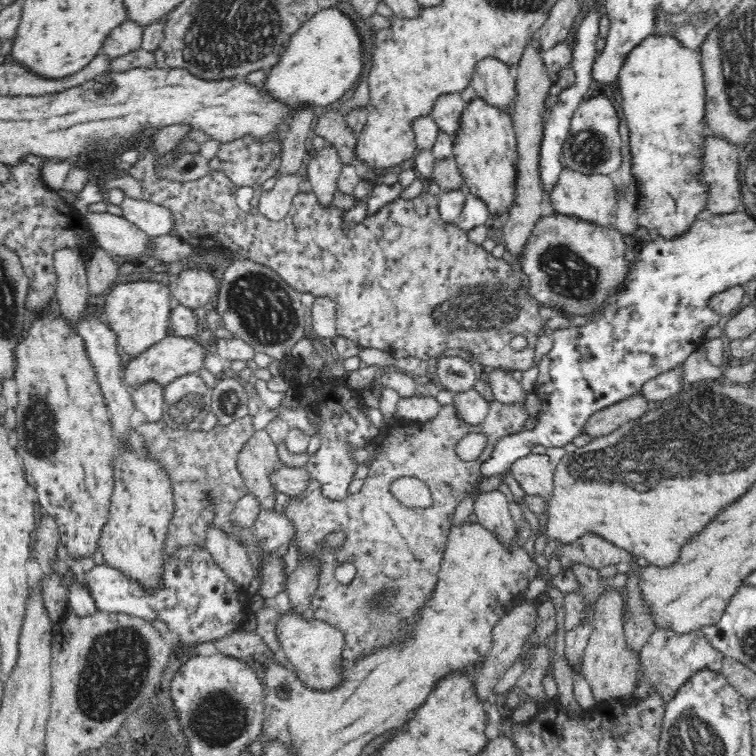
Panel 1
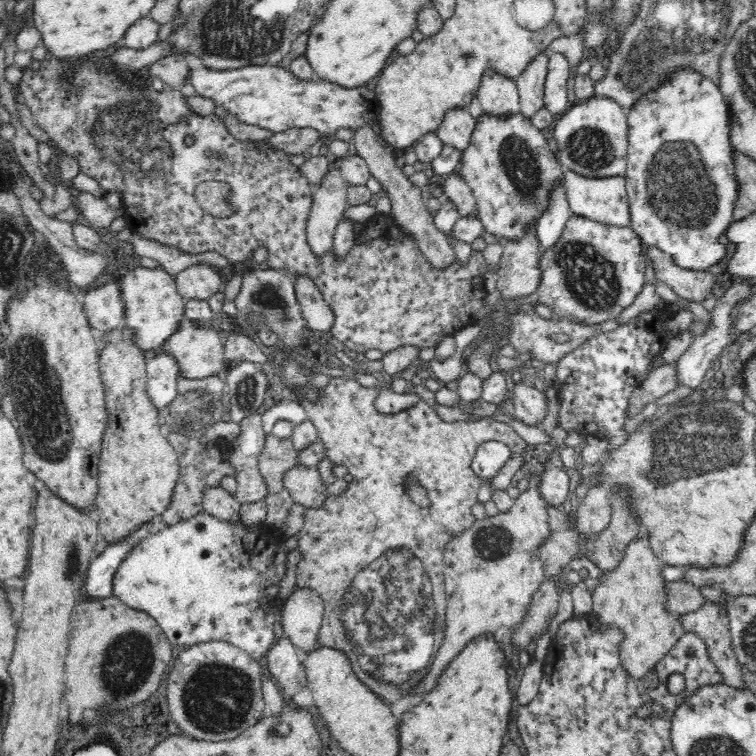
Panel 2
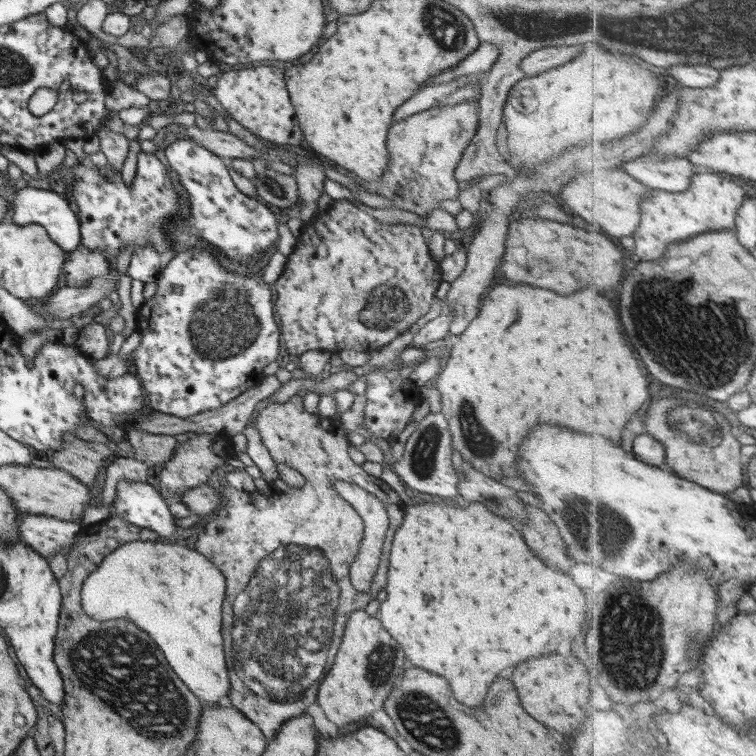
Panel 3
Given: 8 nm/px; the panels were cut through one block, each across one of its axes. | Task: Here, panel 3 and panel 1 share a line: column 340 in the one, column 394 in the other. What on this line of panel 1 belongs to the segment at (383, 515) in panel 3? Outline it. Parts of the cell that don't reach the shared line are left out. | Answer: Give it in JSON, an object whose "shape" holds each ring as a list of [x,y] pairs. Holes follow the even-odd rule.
{"shape":[[[402,476],[392,481],[390,492],[400,504],[412,510],[427,510],[433,498],[424,482],[413,476]]]}

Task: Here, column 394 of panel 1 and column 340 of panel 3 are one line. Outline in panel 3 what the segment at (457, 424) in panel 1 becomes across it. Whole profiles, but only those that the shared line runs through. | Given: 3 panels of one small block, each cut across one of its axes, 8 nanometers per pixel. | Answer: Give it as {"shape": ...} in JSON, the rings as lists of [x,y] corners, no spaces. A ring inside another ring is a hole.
{"shape":[[[303,393],[292,396],[288,402],[282,404],[268,404],[264,410],[260,411],[257,416],[254,417],[253,423],[258,429],[262,444],[267,446],[274,462],[277,464],[285,464],[286,466],[297,470],[303,476],[305,484],[300,487],[292,487],[286,484],[282,479],[278,478],[275,481],[271,481],[266,490],[256,490],[254,492],[238,490],[230,484],[225,485],[222,487],[222,504],[224,508],[217,513],[212,514],[211,517],[206,517],[205,522],[200,526],[199,535],[195,541],[195,548],[198,552],[207,556],[222,571],[222,574],[224,574],[226,579],[225,600],[222,605],[222,634],[226,654],[226,670],[228,678],[231,680],[228,697],[233,706],[235,706],[235,708],[246,718],[249,718],[264,733],[268,745],[274,735],[278,734],[280,727],[287,719],[294,718],[298,714],[304,713],[306,708],[308,708],[314,700],[317,700],[319,686],[322,684],[325,672],[330,670],[332,663],[335,661],[335,656],[339,649],[350,613],[353,613],[355,610],[365,609],[368,602],[380,592],[380,588],[386,586],[386,570],[388,570],[386,566],[388,566],[388,556],[390,556],[388,550],[390,550],[390,546],[392,546],[394,532],[396,532],[398,526],[402,524],[406,504],[403,503],[402,499],[400,499],[392,488],[386,482],[382,481],[380,477],[374,477],[366,473],[366,470],[362,469],[360,465],[356,465],[354,461],[350,459],[350,456],[348,455],[349,441],[343,437],[343,427],[340,427],[338,423],[328,422],[319,414],[308,413],[304,410]],[[334,479],[357,484],[360,488],[371,492],[374,496],[378,497],[380,502],[384,503],[384,509],[388,514],[389,525],[381,548],[382,554],[380,555],[382,560],[378,563],[378,568],[373,576],[371,588],[366,592],[360,592],[354,588],[349,573],[353,559],[358,554],[362,539],[365,535],[363,518],[358,515],[358,512],[356,512],[349,502],[340,498],[340,495],[333,490],[331,482]]]}

